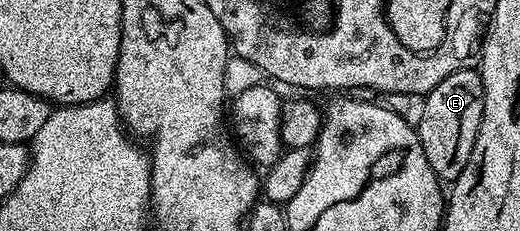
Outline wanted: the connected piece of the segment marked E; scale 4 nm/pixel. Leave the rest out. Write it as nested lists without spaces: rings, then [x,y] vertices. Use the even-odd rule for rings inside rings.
[[[478,69],[462,70],[453,72],[453,76],[445,76],[445,80],[428,92],[422,102],[423,111],[419,114],[417,129],[425,160],[429,160],[429,168],[433,168],[440,183],[450,184],[457,176],[461,176],[465,164],[469,164],[477,132],[481,128],[485,92]]]

